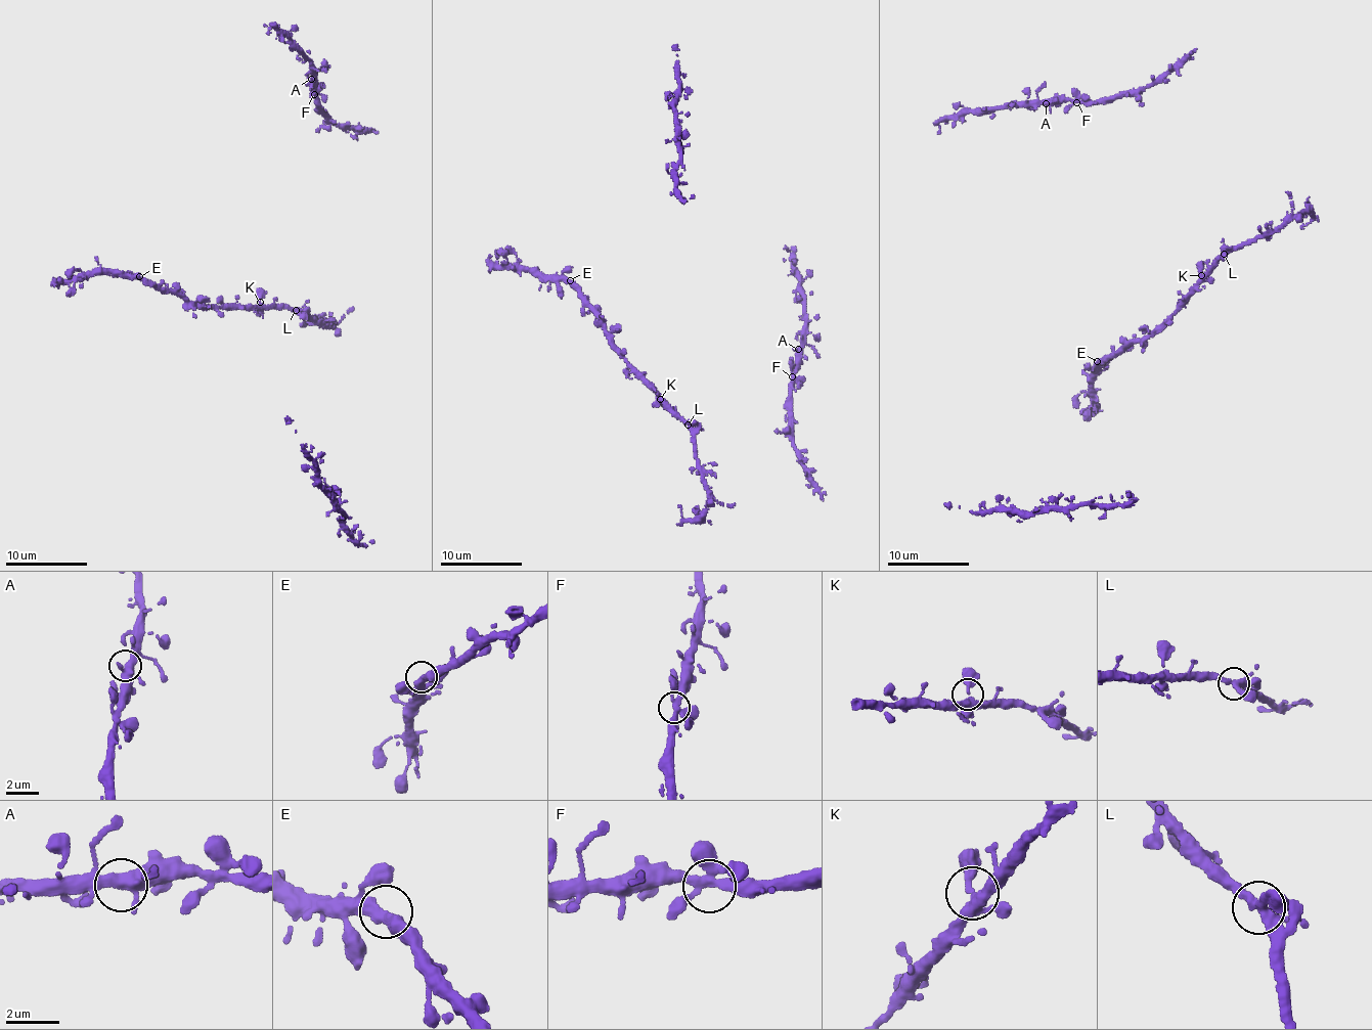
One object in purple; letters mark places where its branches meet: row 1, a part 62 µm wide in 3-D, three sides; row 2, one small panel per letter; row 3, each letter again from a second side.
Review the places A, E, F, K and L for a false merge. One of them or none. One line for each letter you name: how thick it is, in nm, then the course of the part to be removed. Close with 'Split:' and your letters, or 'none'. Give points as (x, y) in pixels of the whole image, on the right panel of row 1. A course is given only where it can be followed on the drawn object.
Split: none

